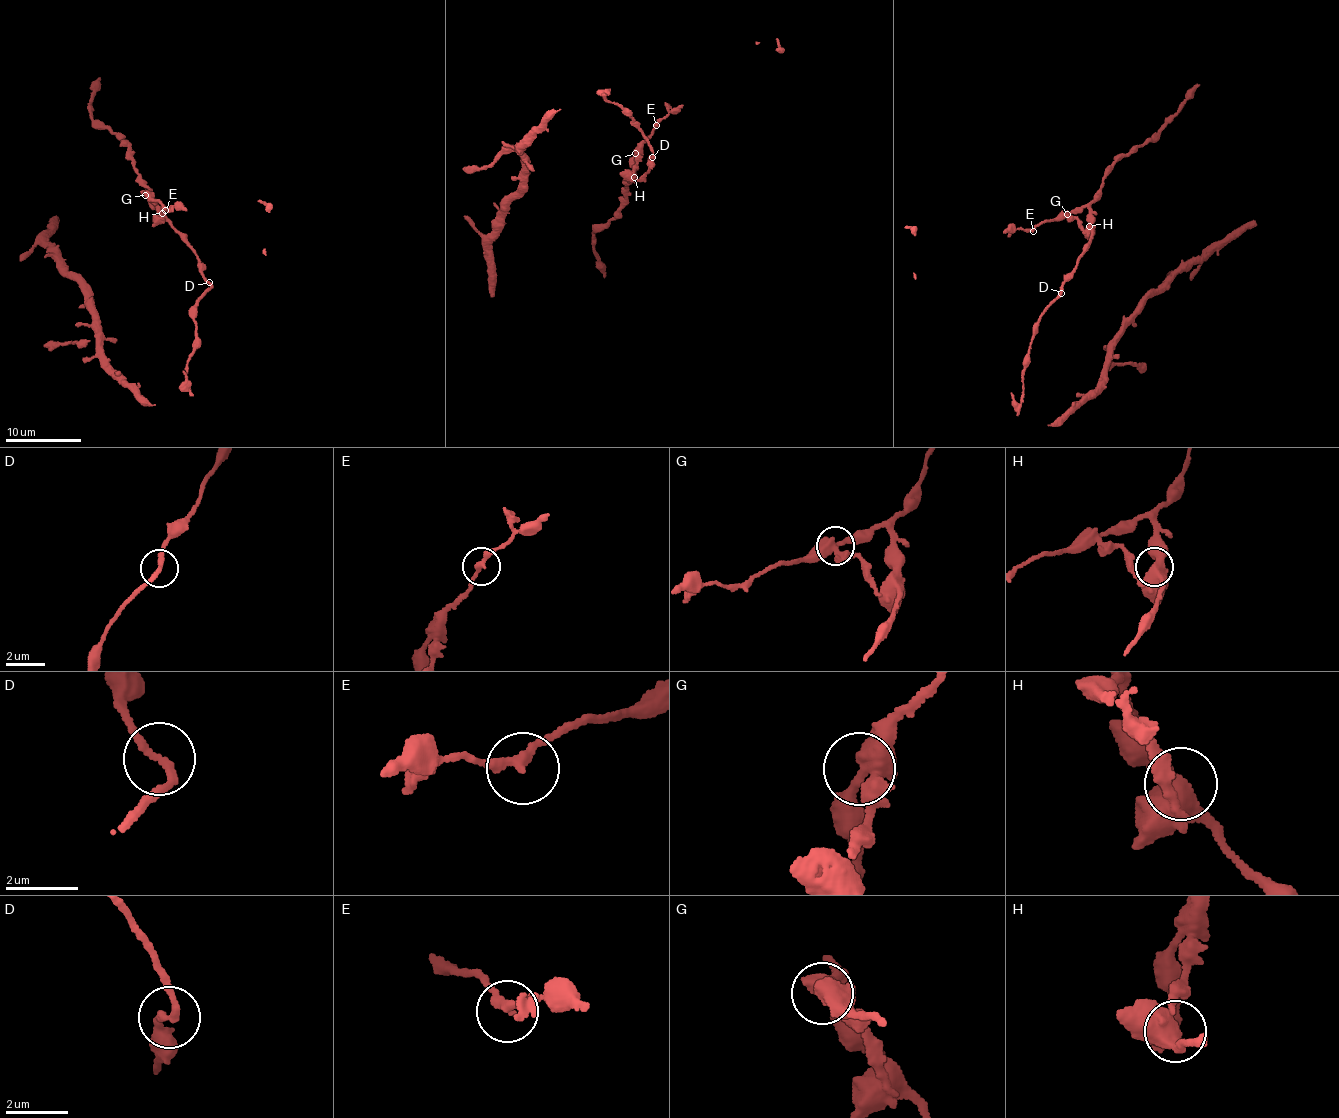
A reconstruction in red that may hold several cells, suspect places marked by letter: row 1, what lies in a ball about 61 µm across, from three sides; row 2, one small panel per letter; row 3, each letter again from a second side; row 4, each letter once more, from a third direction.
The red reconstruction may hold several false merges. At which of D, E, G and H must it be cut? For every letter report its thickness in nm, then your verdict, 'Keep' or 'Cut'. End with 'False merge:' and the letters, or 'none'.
D: Thickness 220 nm. Keep
E: Thickness 260 nm. Keep
G: Thickness 420 nm. Keep
H: Thickness 440 nm. Keep
False merge: none

